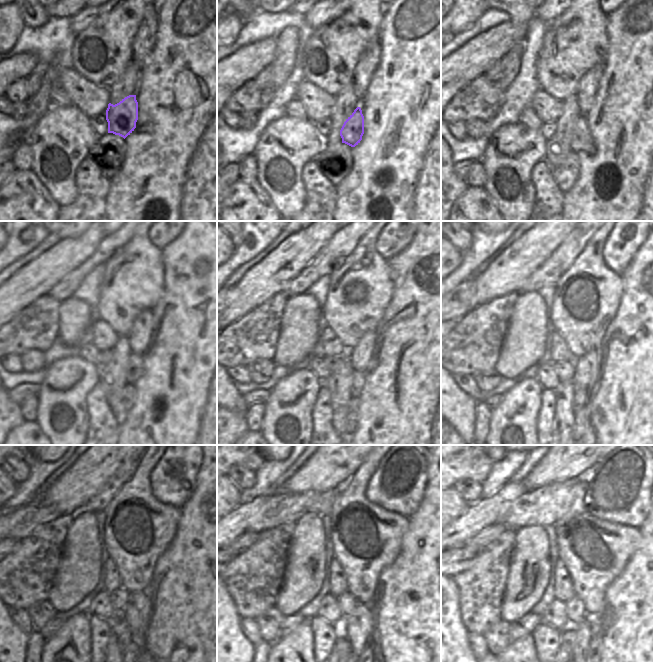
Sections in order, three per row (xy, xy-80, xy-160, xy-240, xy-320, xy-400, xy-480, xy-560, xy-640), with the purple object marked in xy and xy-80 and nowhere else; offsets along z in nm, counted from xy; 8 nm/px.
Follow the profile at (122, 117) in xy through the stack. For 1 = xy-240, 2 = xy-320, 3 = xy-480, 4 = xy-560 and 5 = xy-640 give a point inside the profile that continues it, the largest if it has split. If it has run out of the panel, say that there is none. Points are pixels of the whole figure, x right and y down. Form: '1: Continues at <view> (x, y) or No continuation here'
1: Continues at xy-240 (135, 370)
2: Continues at xy-320 (358, 378)
3: Continues at xy-480 (119, 628)
4: Continues at xy-560 (342, 644)
5: No continuation here

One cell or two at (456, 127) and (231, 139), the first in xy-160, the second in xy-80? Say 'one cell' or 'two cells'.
two cells

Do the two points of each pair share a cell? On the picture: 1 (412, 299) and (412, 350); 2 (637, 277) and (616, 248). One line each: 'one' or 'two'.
1: one
2: two

